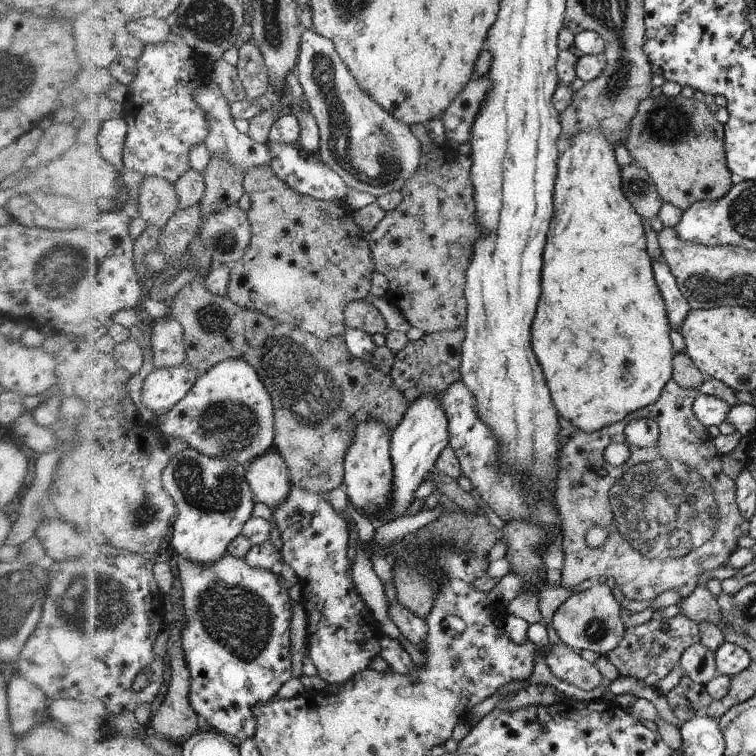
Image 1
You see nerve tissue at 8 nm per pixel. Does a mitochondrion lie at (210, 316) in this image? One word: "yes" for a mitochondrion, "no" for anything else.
yes

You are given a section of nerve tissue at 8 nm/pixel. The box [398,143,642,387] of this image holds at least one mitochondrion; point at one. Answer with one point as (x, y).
(626, 369)

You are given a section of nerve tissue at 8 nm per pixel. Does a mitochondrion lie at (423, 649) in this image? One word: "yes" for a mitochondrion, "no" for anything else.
no

